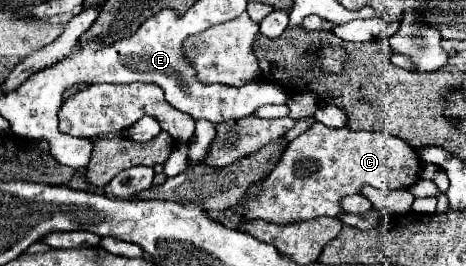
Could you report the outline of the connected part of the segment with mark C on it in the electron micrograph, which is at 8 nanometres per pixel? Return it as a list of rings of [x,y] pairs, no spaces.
[[[316,122],[282,154],[276,168],[266,176],[260,194],[246,198],[238,210],[246,220],[266,220],[274,224],[292,224],[318,216],[344,214],[340,202],[346,196],[360,194],[364,186],[374,188],[410,188],[418,182],[422,160],[404,140],[382,132],[354,132],[350,128],[328,128]]]

